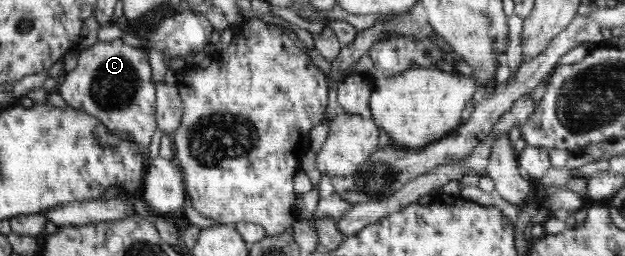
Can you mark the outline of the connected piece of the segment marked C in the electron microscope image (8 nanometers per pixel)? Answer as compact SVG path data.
M122 39L110 42L96 41L92 47L84 49L79 54L77 66L66 72L64 81L58 90L69 107L90 114L106 126L108 129L116 129L116 133L127 133L140 149L146 149L152 136L156 132L156 87L152 81L152 66L148 61L146 51L138 47L126 45Z

